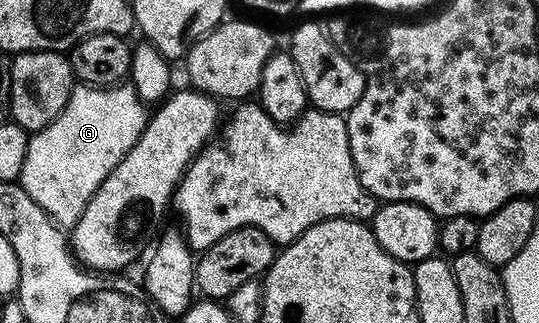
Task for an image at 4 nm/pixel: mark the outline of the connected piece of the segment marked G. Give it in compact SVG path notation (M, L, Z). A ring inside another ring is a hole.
M83 83L73 86L71 97L66 107L59 113L58 119L29 136L27 155L23 160L18 183L43 210L46 210L56 224L61 228L70 229L76 225L77 219L85 210L86 203L96 193L97 187L101 185L106 175L141 137L150 116L149 110L146 109L145 102L130 83L106 88Z

